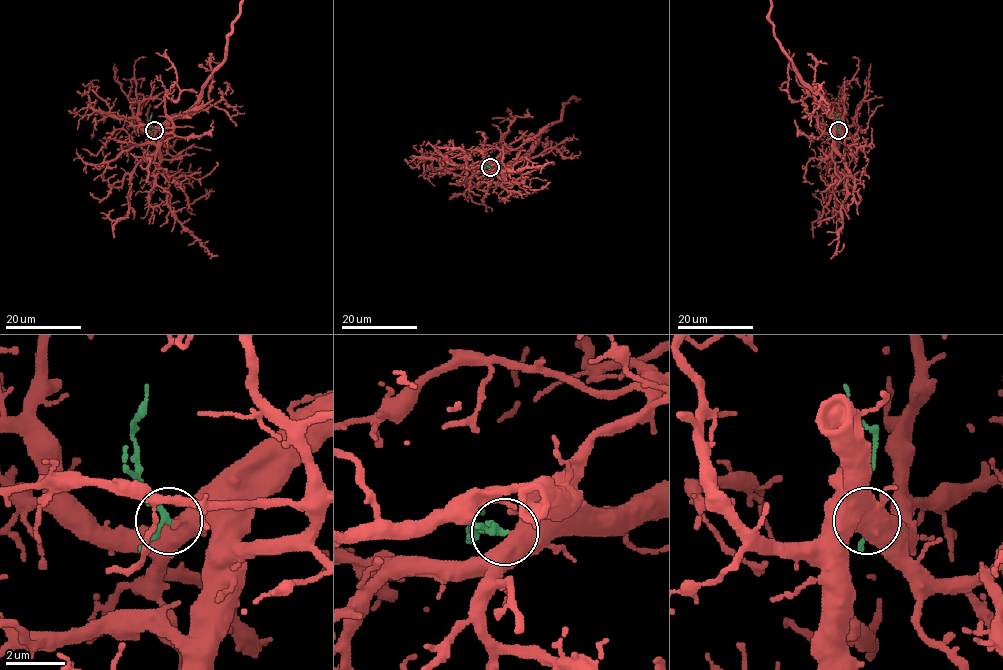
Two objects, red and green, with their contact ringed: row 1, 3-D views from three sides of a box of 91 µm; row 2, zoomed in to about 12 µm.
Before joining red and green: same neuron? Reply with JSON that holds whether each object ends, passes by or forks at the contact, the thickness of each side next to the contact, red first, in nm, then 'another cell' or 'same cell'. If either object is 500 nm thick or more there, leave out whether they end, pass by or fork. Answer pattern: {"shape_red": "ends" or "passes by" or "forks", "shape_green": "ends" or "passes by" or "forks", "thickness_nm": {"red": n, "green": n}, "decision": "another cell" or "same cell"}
{"thickness_nm": {"red": 750, "green": 200}, "decision": "same cell"}

